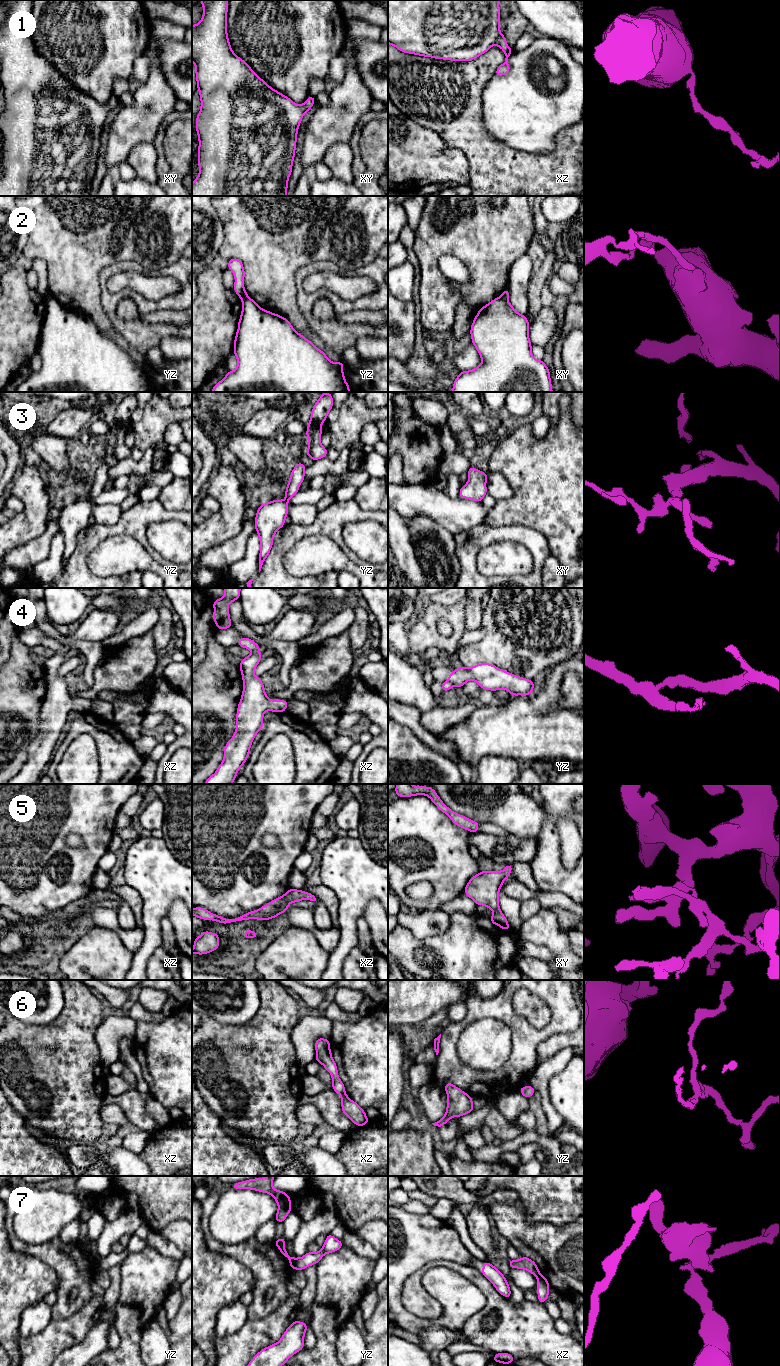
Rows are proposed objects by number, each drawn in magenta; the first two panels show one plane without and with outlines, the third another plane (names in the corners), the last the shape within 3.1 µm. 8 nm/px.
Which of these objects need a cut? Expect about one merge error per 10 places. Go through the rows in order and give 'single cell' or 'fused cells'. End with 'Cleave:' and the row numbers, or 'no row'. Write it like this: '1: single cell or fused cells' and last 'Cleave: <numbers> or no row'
1: single cell
2: fused cells
3: single cell
4: fused cells
5: single cell
6: single cell
7: fused cells
Cleave: 2, 4, 7

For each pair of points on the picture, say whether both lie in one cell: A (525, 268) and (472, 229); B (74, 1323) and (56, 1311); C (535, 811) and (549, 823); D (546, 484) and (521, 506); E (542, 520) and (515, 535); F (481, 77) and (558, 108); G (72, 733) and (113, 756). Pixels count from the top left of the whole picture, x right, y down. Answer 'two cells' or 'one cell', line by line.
A: two cells
B: two cells
C: two cells
D: one cell
E: two cells
F: two cells
G: one cell

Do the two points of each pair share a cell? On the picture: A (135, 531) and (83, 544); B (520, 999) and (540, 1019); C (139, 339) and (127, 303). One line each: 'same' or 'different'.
A: same
B: same
C: different

